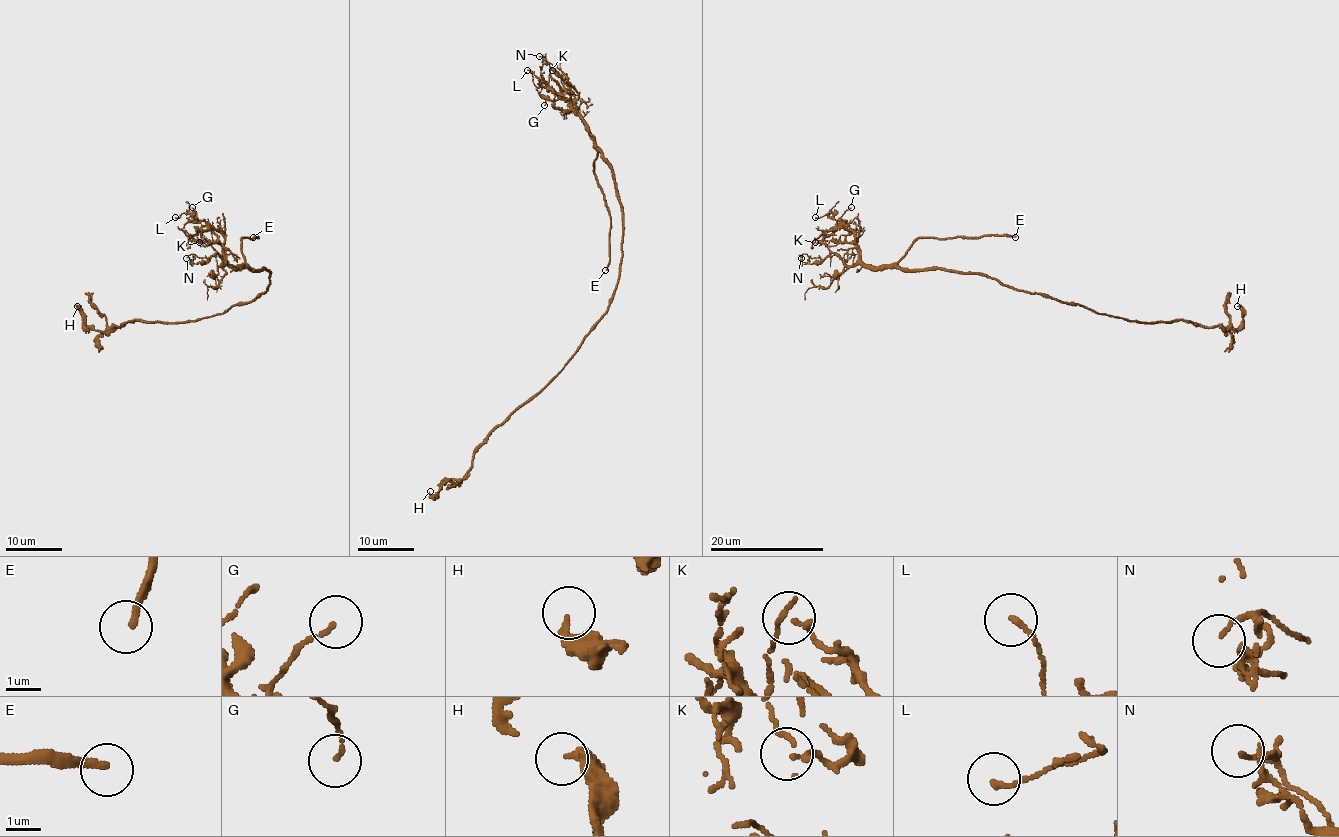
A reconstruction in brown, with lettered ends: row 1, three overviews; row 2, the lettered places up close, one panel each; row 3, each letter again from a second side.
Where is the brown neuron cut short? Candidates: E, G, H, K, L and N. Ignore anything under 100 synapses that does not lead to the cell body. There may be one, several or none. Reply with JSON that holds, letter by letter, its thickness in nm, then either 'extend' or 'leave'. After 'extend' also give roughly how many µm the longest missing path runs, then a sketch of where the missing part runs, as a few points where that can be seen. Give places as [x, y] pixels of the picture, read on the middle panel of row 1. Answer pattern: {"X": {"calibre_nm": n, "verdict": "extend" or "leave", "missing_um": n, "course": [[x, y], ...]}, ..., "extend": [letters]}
{"E": {"calibre_nm": 200, "verdict": "extend", "missing_um": 90}, "G": {"calibre_nm": 100, "verdict": "leave"}, "H": {"calibre_nm": 300, "verdict": "leave"}, "K": {"calibre_nm": 120, "verdict": "leave"}, "L": {"calibre_nm": 140, "verdict": "leave"}, "N": {"calibre_nm": 120, "verdict": "leave"}, "extend": ["E"]}

